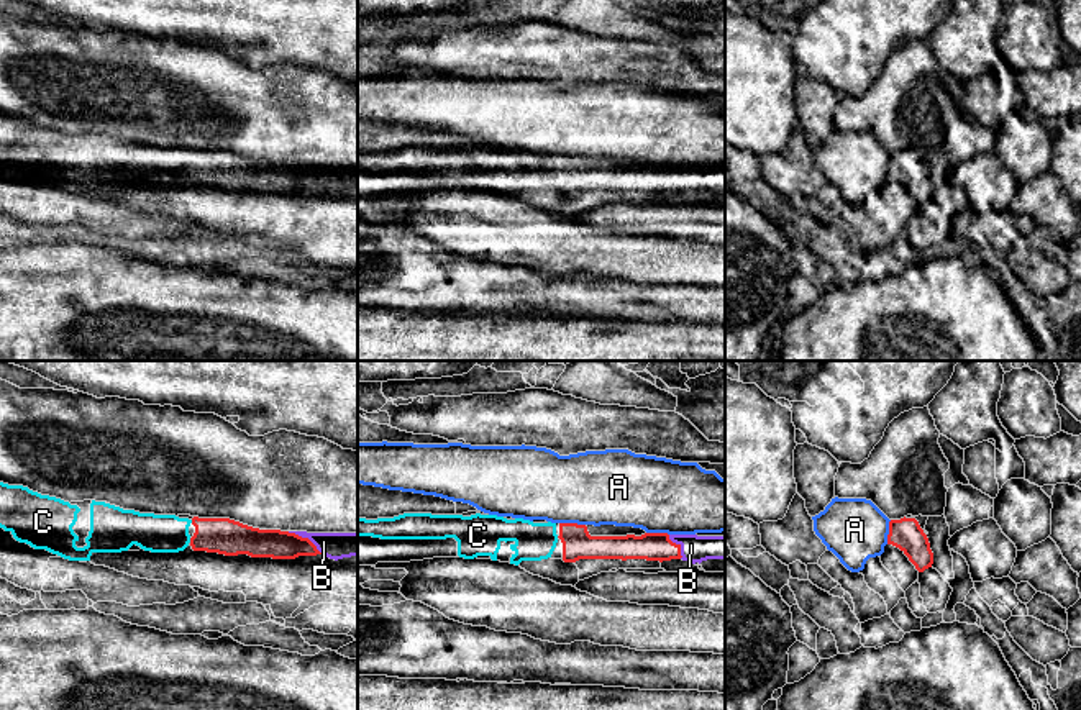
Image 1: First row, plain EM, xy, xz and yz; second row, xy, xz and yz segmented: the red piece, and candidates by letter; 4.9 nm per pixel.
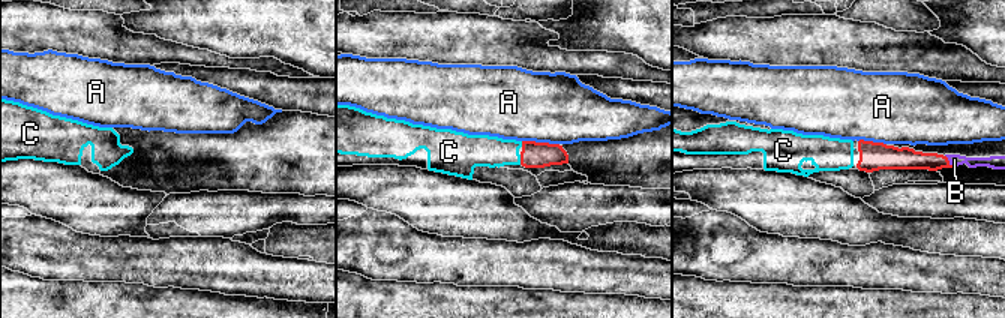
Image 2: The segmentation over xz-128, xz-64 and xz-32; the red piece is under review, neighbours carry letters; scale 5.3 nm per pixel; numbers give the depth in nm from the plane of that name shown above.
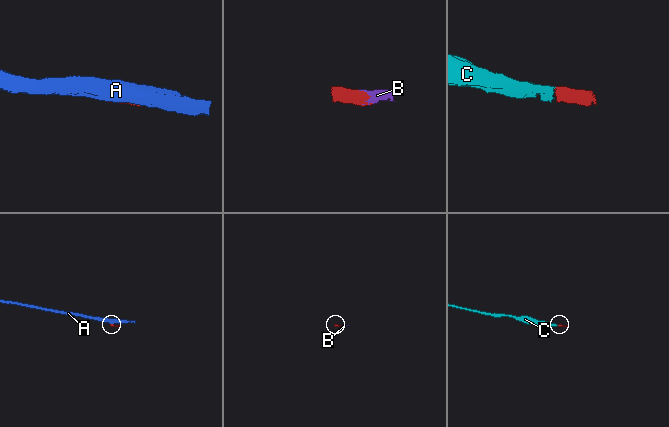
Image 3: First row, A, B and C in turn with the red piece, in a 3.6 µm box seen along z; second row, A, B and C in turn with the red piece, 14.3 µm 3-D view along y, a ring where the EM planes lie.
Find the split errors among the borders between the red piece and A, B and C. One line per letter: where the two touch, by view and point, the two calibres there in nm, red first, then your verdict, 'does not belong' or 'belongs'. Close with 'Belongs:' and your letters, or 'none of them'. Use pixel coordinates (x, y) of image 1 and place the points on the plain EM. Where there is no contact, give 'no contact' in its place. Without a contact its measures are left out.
A: xz (573, 156) | 150/360 nm | does not belong
B: xy (305, 171) | 140/130 nm | belongs
C: xy (191, 172) | 180/190 nm | belongs
Belongs: B, C

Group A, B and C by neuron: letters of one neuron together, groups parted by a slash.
A / B C

